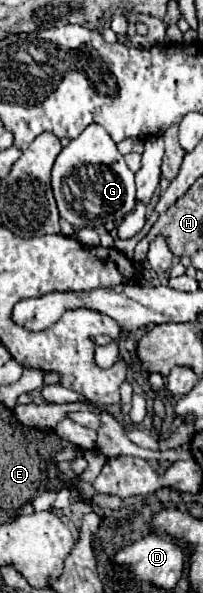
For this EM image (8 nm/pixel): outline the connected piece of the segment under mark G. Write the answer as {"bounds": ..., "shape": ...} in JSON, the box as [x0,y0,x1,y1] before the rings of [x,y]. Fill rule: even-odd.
{"bounds":[52,124,136,230],"shape":[[[90,124],[78,138],[70,140],[70,144],[62,148],[52,168],[52,190],[60,218],[68,220],[76,230],[96,226],[98,222],[120,224],[136,204],[134,174],[128,170],[124,156],[118,152],[110,134],[98,124]],[[76,200],[80,200],[84,212],[74,210]]]}

